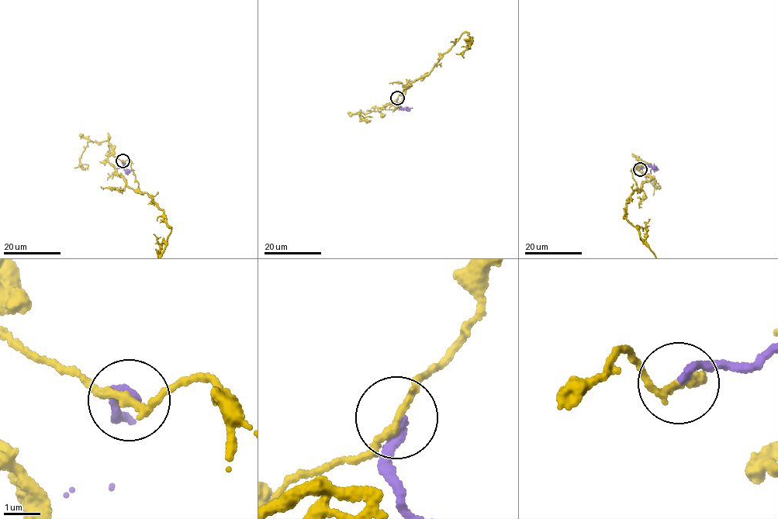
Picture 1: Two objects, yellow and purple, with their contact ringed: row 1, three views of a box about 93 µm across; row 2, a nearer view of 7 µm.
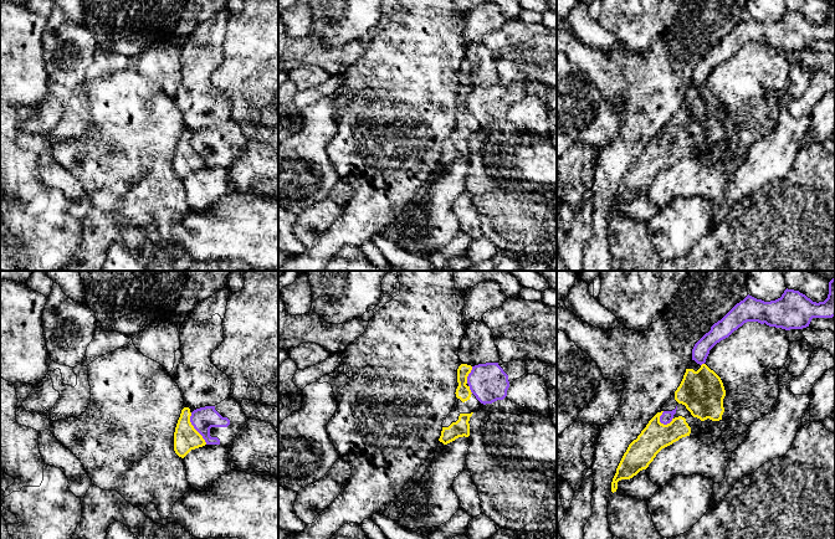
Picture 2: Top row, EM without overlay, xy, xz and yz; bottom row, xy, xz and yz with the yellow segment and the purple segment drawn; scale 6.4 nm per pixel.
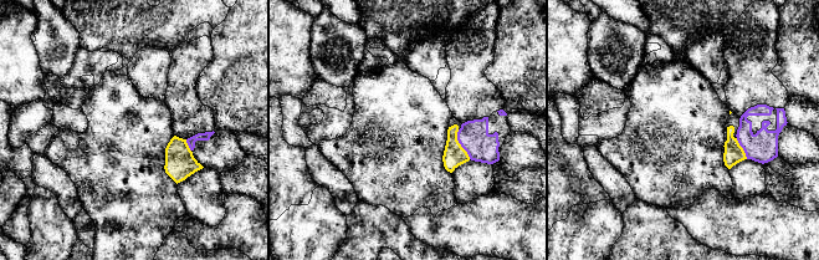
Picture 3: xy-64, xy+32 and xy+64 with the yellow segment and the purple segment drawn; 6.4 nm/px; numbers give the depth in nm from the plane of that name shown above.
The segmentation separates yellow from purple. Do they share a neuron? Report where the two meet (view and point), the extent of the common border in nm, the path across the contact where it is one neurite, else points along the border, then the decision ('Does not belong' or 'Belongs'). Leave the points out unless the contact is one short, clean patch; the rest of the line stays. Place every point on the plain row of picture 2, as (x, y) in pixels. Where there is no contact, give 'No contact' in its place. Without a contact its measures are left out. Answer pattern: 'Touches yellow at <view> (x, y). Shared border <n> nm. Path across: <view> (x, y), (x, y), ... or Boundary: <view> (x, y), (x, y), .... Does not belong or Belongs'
Touches yellow at xy (194, 150). Shared border 240 nm. Boundary: xy (190, 134), (190, 145), (206, 165). Does not belong

